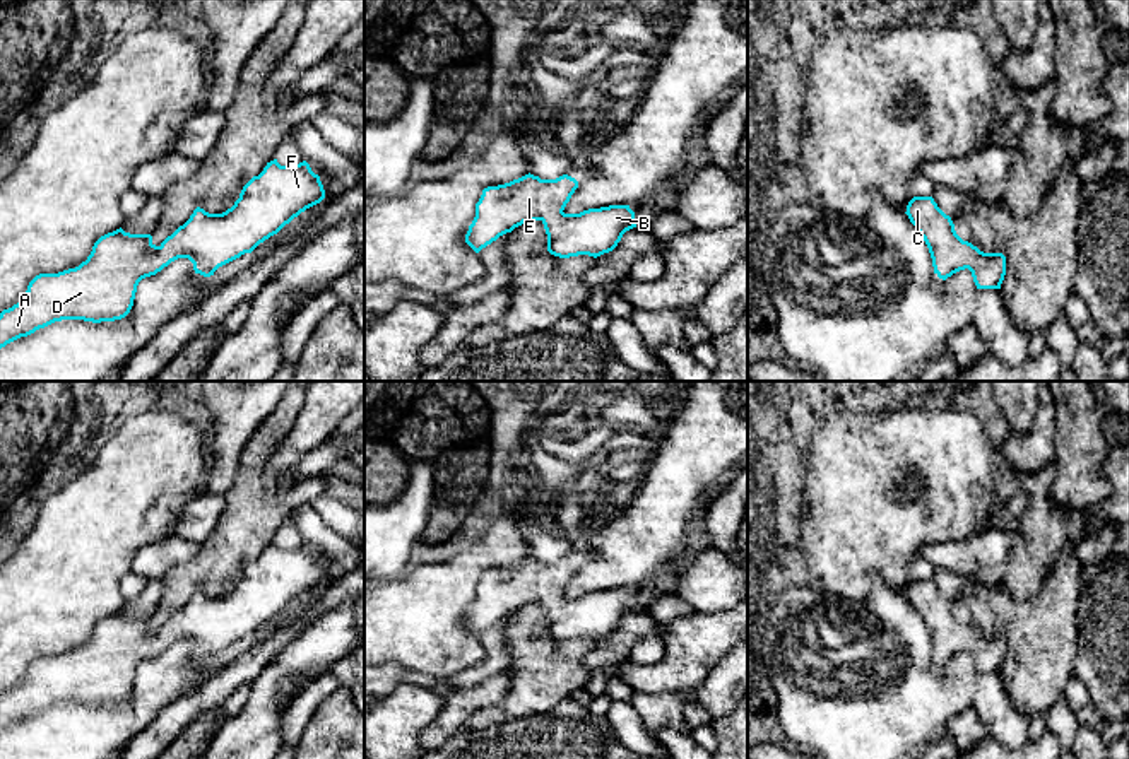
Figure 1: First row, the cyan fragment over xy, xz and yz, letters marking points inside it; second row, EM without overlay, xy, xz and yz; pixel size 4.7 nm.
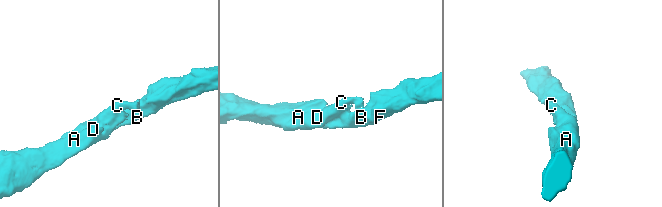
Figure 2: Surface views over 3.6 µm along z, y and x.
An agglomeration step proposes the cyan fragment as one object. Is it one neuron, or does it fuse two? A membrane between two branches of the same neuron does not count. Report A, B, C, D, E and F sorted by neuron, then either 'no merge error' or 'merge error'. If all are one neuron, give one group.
A B C D E F | no merge error

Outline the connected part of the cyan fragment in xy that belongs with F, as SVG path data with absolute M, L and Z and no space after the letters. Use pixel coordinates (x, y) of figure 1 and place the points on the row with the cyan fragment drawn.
M274 159L243 186L231 209L209 214L197 207L159 246L151 234L130 234L121 227L108 232L79 267L36 275L26 296L0 313L0 349L62 320L121 320L142 279L178 258L188 258L195 274L210 277L323 198L320 176L306 161L281 166Z

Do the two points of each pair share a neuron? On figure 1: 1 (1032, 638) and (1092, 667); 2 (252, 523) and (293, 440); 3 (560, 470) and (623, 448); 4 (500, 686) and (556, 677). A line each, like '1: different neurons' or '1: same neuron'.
1: different neurons
2: different neurons
3: same neuron
4: different neurons

